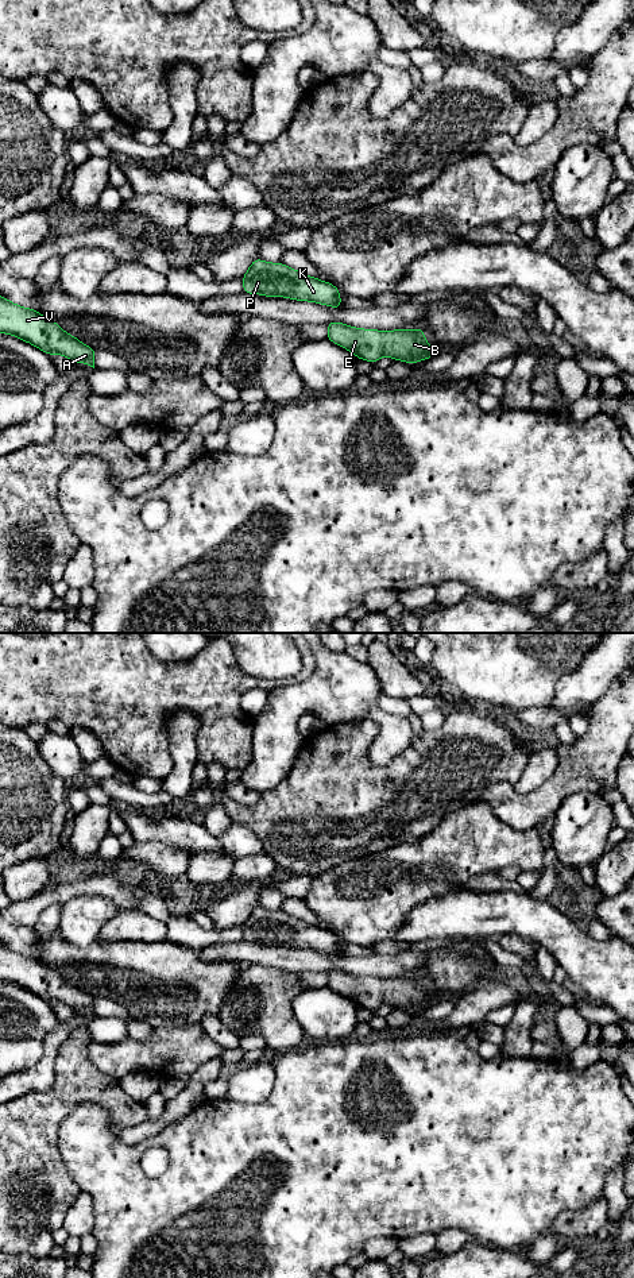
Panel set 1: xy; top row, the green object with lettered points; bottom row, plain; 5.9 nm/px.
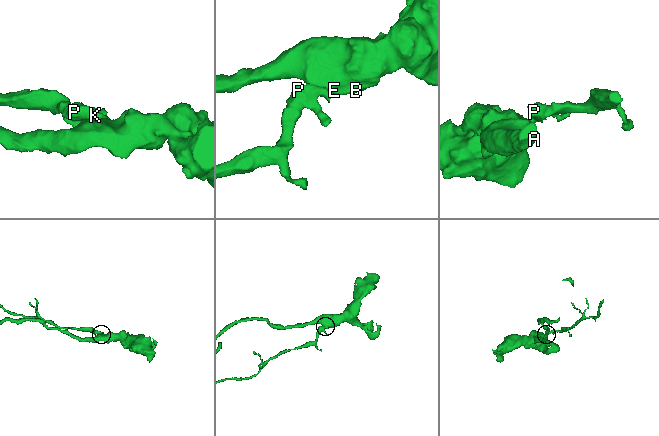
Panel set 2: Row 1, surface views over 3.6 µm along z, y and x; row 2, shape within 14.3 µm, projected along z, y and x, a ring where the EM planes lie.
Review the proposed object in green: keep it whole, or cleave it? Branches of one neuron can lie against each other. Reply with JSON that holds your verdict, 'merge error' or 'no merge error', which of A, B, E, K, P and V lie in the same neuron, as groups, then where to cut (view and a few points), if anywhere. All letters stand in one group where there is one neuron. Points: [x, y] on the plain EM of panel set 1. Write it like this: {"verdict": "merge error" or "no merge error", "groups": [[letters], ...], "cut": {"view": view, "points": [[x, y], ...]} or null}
{"verdict": "merge error", "groups": [["A", "B", "E", "V"], ["K", "P"]], "cut": {"view": "xy", "points": [[333, 953], [339, 954]]}}

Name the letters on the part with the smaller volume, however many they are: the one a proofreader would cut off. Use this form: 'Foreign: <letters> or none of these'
Foreign: K, P

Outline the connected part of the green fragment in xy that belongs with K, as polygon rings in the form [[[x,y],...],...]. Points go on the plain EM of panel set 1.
[[[259,906],[243,923],[243,939],[341,954],[340,939],[333,931],[309,924],[283,911],[264,910]]]

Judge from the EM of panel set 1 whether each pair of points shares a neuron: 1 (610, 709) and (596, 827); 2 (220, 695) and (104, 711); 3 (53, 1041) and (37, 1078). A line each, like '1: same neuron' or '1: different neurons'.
1: different neurons
2: same neuron
3: same neuron

